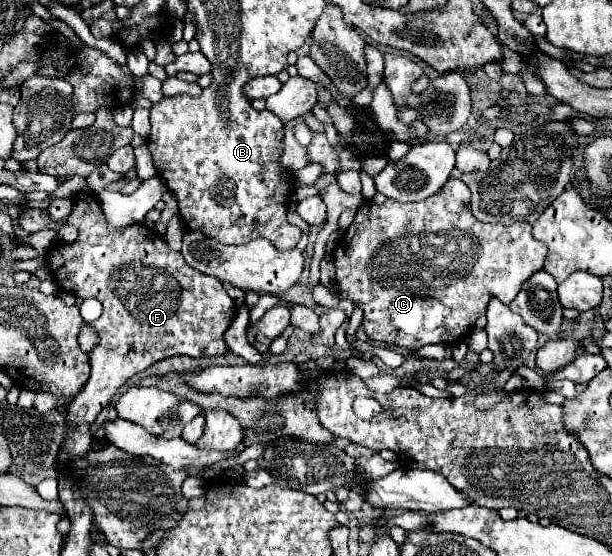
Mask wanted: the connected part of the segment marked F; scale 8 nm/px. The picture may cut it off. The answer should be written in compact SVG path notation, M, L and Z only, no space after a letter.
M78 193L76 199L72 199L72 213L64 221L50 219L48 211L24 211L22 217L18 217L18 225L28 233L44 227L54 231L60 231L64 225L76 227L76 241L54 243L46 253L48 269L64 291L82 299L94 297L104 307L102 315L90 323L98 335L98 345L88 353L92 375L68 405L68 431L58 457L58 465L64 467L72 459L88 453L92 445L90 425L130 377L174 355L224 355L224 331L232 323L236 307L218 279L192 271L182 253L172 251L164 237L144 223L120 229L108 225L92 193Z

